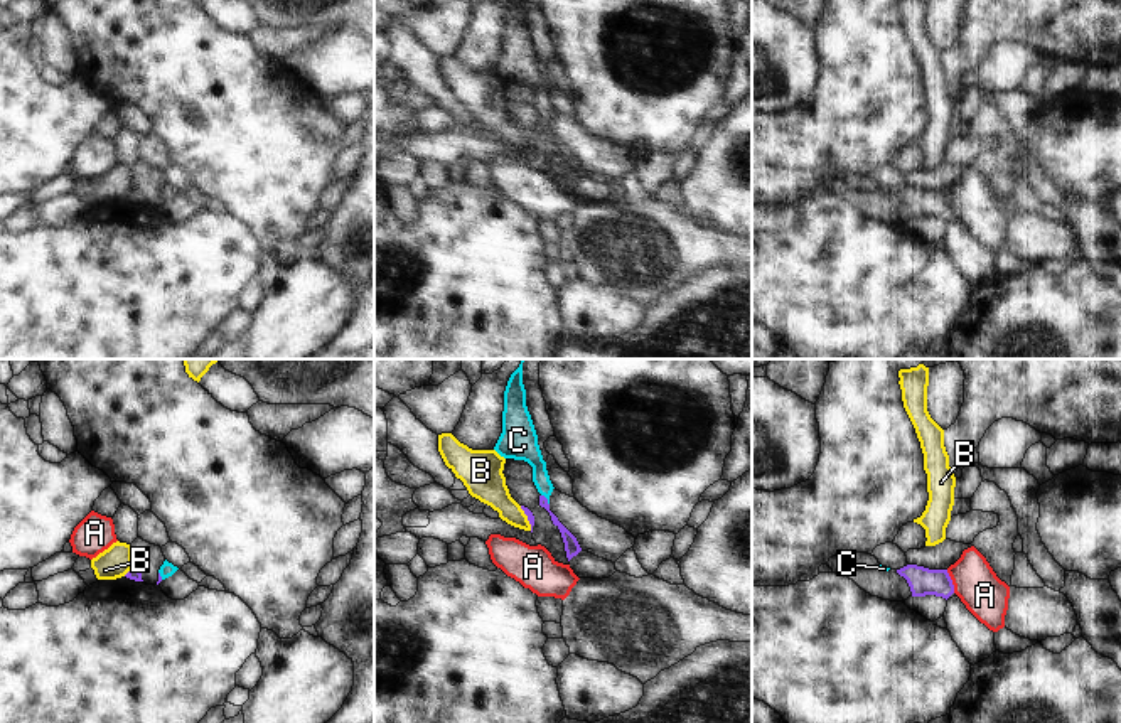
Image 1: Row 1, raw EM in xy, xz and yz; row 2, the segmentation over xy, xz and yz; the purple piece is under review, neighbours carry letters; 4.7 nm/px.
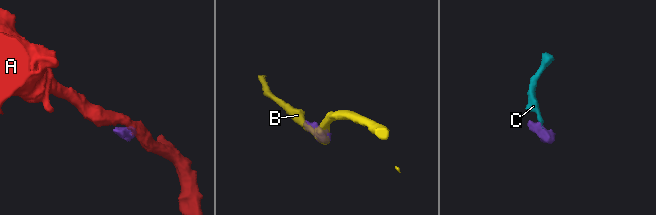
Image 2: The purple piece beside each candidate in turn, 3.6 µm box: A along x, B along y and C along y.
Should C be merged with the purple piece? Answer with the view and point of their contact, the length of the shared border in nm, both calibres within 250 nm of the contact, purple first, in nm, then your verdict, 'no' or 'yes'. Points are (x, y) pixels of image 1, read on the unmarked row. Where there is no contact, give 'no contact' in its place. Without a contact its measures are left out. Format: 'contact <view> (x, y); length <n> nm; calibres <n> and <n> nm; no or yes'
contact xz (547, 122); length 70 nm; calibres 70 and 110 nm; yes

